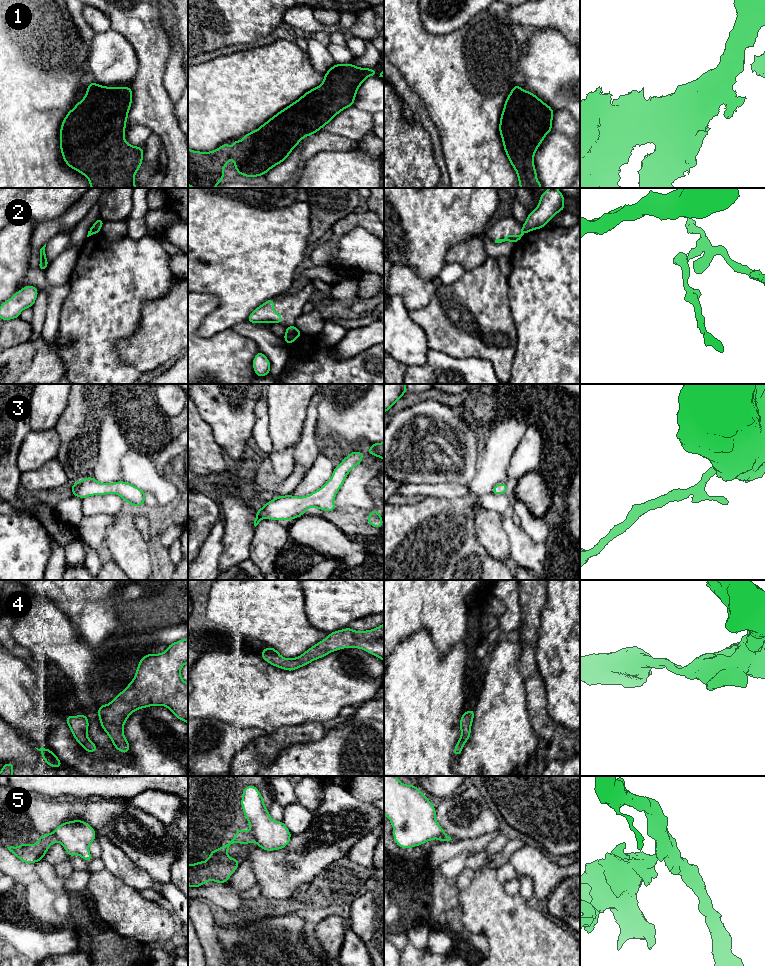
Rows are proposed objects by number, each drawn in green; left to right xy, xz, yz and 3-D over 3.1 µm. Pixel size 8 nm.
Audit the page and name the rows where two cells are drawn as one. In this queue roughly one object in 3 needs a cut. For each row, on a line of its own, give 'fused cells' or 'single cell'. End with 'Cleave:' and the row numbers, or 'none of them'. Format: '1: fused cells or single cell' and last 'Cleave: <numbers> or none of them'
1: single cell
2: fused cells
3: single cell
4: single cell
5: fused cells
Cleave: 2, 5

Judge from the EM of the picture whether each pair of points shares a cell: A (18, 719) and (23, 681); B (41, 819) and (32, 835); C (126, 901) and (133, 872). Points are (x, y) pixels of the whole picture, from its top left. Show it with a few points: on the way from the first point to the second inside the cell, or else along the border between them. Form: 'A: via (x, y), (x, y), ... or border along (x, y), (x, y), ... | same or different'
A: via (18, 710), (18, 690) | same
B: border along (28, 817), (31, 825), (40, 833) | different
C: border along (111, 873), (131, 887), (140, 890) | different

